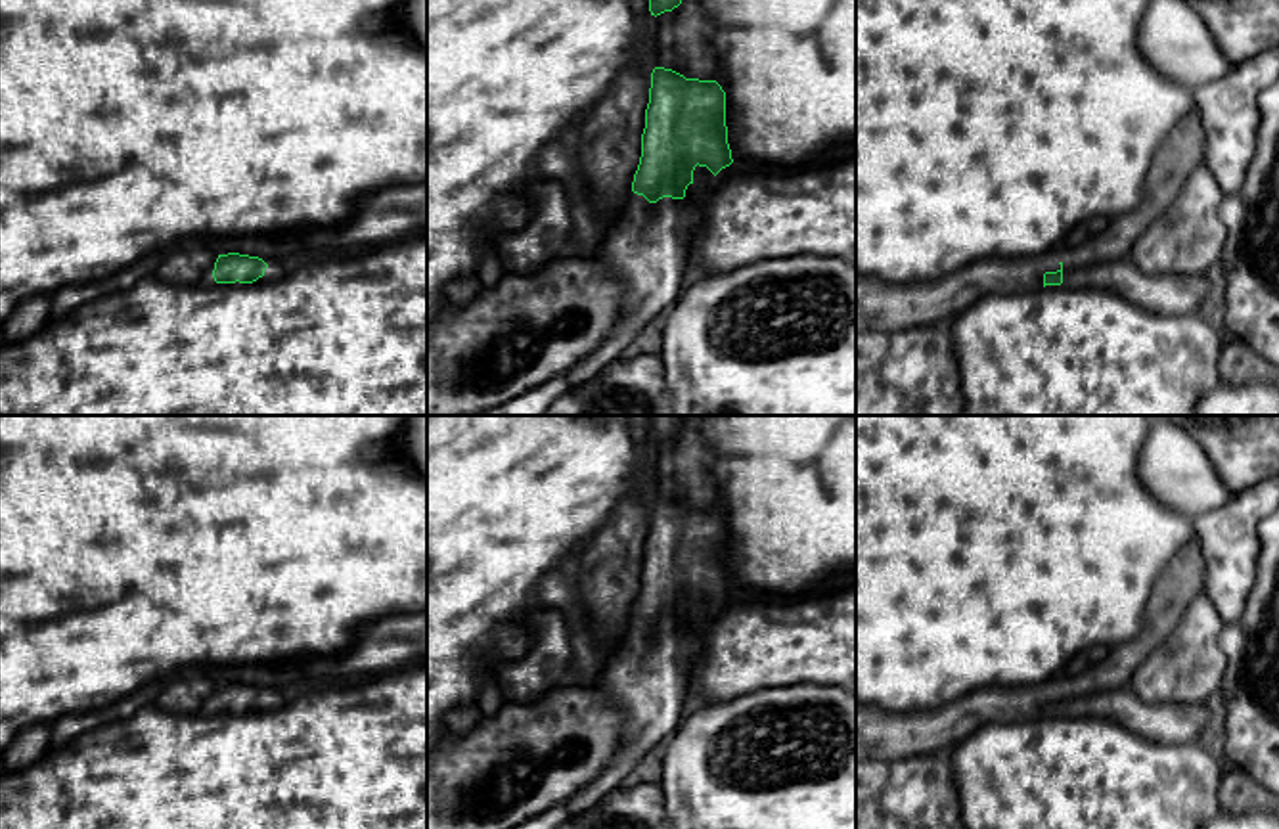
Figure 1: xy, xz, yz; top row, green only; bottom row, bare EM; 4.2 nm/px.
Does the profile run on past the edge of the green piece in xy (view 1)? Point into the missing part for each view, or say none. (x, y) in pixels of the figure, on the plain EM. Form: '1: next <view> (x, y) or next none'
1: next xy (207, 709)

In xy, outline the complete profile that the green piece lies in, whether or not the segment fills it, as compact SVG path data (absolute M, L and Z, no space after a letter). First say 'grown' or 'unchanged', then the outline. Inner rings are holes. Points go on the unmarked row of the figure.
grown; M239 682L218 683L203 697L201 714L211 716L214 712L253 712L264 705L266 697L270 697L270 693L258 685Z

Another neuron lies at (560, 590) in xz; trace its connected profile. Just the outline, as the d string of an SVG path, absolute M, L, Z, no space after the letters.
M574 567L546 574L538 584L536 601L561 613L571 626L572 683L599 683L603 668L618 657L620 643L601 643L594 638Z

